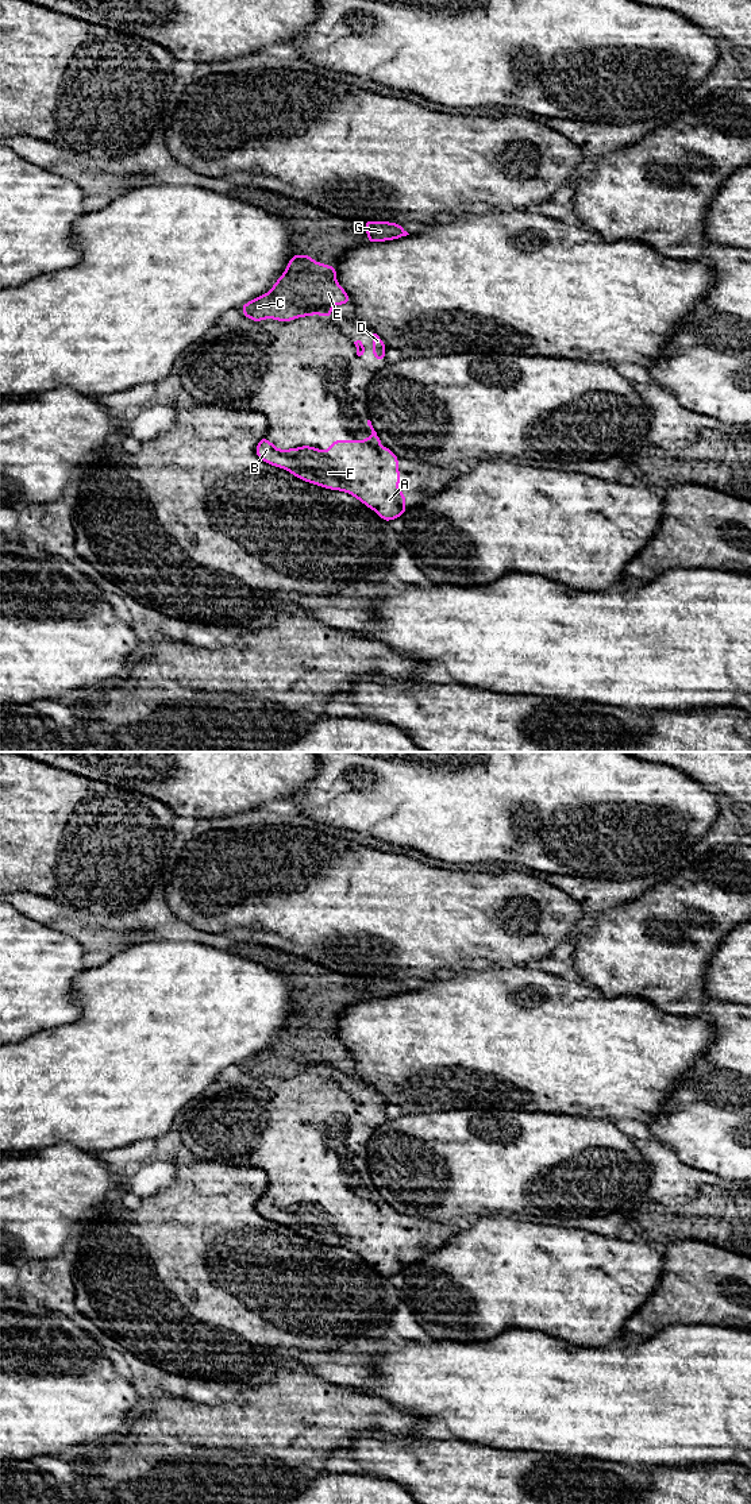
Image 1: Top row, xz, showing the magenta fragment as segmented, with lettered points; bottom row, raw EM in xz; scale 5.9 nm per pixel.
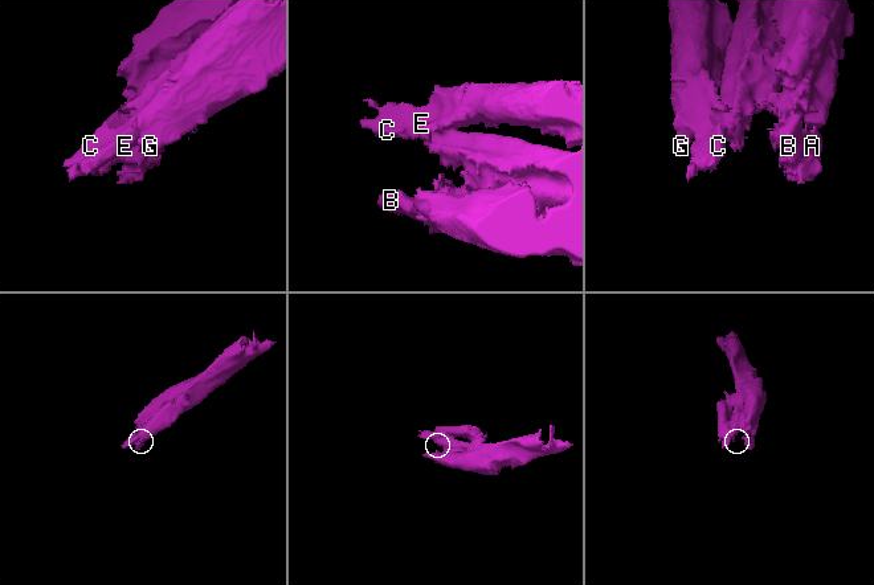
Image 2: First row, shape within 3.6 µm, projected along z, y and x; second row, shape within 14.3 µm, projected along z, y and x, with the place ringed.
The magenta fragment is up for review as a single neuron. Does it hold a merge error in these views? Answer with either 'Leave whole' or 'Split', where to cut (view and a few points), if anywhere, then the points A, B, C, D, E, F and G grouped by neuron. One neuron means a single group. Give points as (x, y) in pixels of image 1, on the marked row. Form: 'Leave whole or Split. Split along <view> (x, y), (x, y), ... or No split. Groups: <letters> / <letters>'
Split. Split along xz (330, 308), (308, 308), (299, 316). Groups: A B D F / C E G

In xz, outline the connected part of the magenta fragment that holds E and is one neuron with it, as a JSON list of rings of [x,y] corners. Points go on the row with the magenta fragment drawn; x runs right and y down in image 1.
[[[294,254],[273,288],[240,306],[243,316],[259,323],[274,319],[292,321],[304,311],[350,304],[346,290],[338,284],[336,265],[316,263],[311,255]]]

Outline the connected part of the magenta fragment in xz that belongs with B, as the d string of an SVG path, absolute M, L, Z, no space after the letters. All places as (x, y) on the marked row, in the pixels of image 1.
M370 420L367 425L371 435L366 440L332 440L327 452L312 446L278 450L265 435L255 454L301 481L351 494L389 522L407 510L405 493L397 489L398 456L381 446Z

